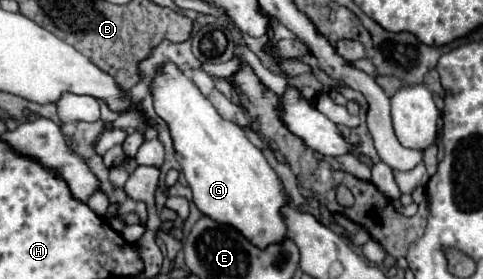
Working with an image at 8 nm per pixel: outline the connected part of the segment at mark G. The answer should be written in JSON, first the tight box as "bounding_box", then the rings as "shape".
{"bounding_box":[150,63,288,249],"shape":[[[164,63],[156,71],[156,75],[150,83],[150,93],[154,99],[156,115],[160,119],[164,119],[170,129],[172,143],[176,149],[176,161],[180,163],[182,173],[184,173],[188,185],[192,187],[194,205],[204,215],[214,217],[214,221],[234,225],[248,241],[252,241],[254,245],[258,245],[262,249],[274,241],[282,241],[282,237],[286,237],[286,225],[282,225],[280,207],[288,203],[288,197],[284,195],[282,183],[280,183],[276,171],[268,165],[262,151],[248,141],[248,137],[236,123],[222,119],[218,115],[218,111],[214,109],[214,105],[194,85],[194,81],[190,77],[186,77],[174,63]]]}

